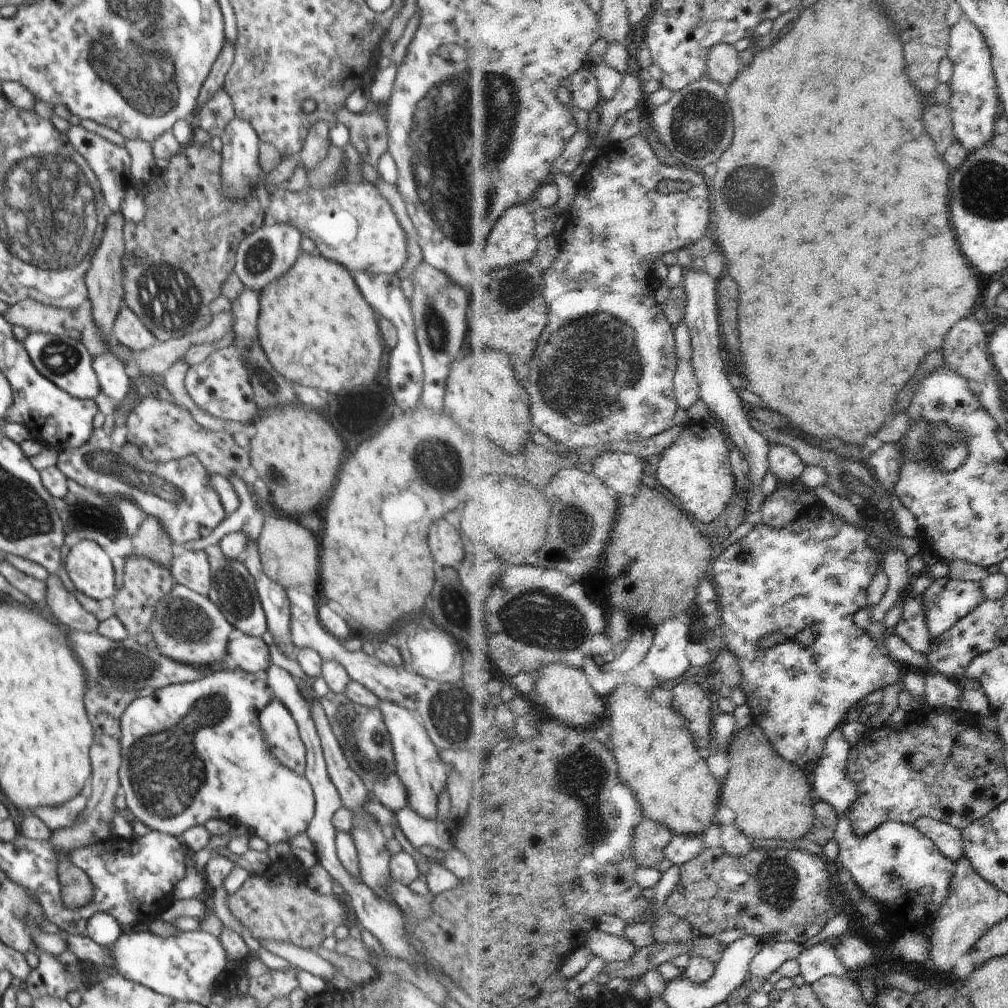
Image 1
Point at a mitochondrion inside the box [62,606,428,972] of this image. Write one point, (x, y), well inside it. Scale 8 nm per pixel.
(166, 773)

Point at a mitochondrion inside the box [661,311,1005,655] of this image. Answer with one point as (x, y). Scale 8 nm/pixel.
(949, 446)

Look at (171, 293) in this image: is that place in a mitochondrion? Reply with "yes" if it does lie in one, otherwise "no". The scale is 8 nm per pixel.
yes

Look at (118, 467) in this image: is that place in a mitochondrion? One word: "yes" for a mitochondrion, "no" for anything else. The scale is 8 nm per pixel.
yes

